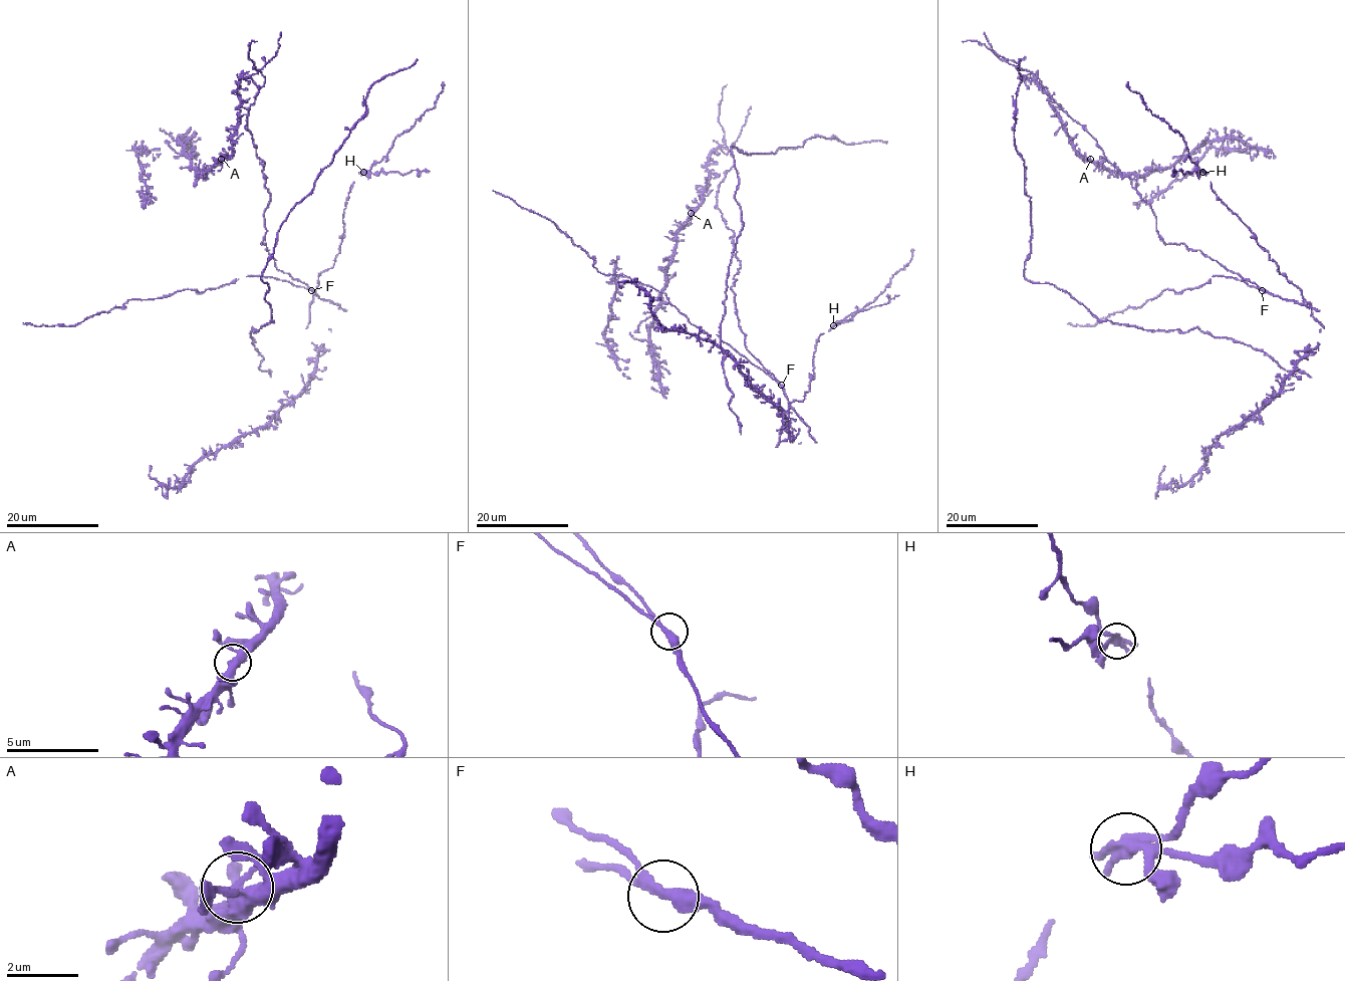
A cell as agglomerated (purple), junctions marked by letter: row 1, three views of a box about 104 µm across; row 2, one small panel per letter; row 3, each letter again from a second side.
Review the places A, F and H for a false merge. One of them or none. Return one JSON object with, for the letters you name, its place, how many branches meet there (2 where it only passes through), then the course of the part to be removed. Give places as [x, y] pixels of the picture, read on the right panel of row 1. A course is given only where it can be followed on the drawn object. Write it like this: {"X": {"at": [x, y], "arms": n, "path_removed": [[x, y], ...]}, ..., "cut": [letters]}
{"H": {"at": [1202, 172], "arms": 3, "path_removed": [[1202, 172], [1183, 175], [1181, 170], [1172, 171]]}, "cut": ["H"]}

